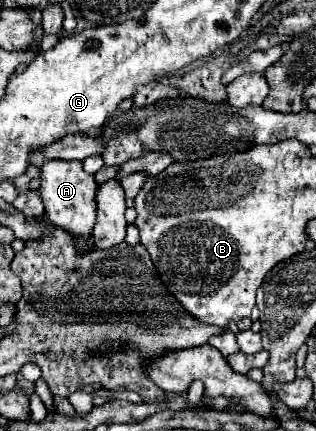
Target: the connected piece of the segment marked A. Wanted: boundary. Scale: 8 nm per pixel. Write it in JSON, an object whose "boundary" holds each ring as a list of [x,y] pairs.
{"boundary":[[[50,159],[46,163],[42,163],[42,173],[40,173],[40,197],[42,197],[42,203],[44,203],[44,209],[46,209],[46,215],[50,215],[50,221],[56,225],[56,227],[62,227],[64,231],[72,233],[72,235],[90,235],[92,233],[92,227],[96,223],[96,181],[94,181],[94,175],[86,173],[82,169],[82,161],[68,161],[64,163],[62,159]]]}

